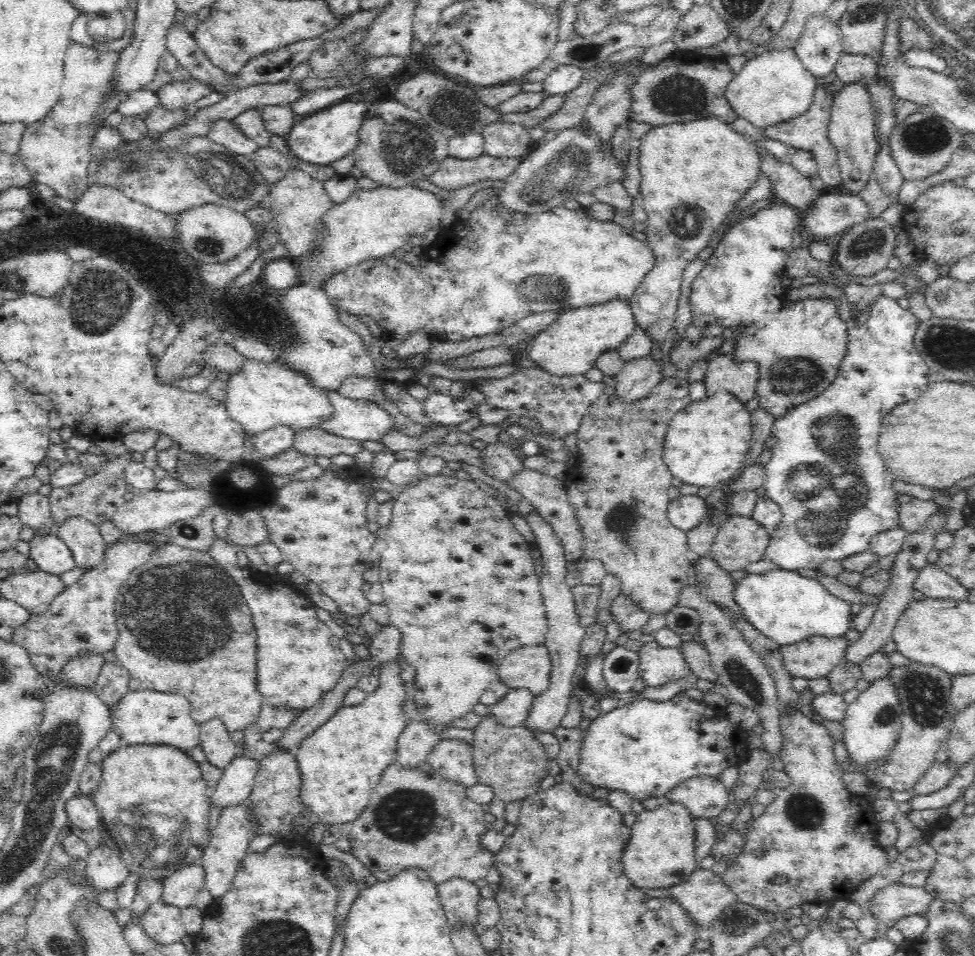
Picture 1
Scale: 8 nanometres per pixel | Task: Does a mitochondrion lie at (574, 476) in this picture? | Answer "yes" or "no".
no

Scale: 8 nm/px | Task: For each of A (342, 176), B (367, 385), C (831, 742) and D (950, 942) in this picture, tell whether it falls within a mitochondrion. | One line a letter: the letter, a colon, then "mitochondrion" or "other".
A: other
B: other
C: other
D: mitochondrion

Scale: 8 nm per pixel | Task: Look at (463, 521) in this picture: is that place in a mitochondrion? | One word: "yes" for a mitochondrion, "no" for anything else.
no

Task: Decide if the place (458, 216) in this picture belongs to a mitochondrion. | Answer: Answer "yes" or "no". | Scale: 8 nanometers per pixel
no

